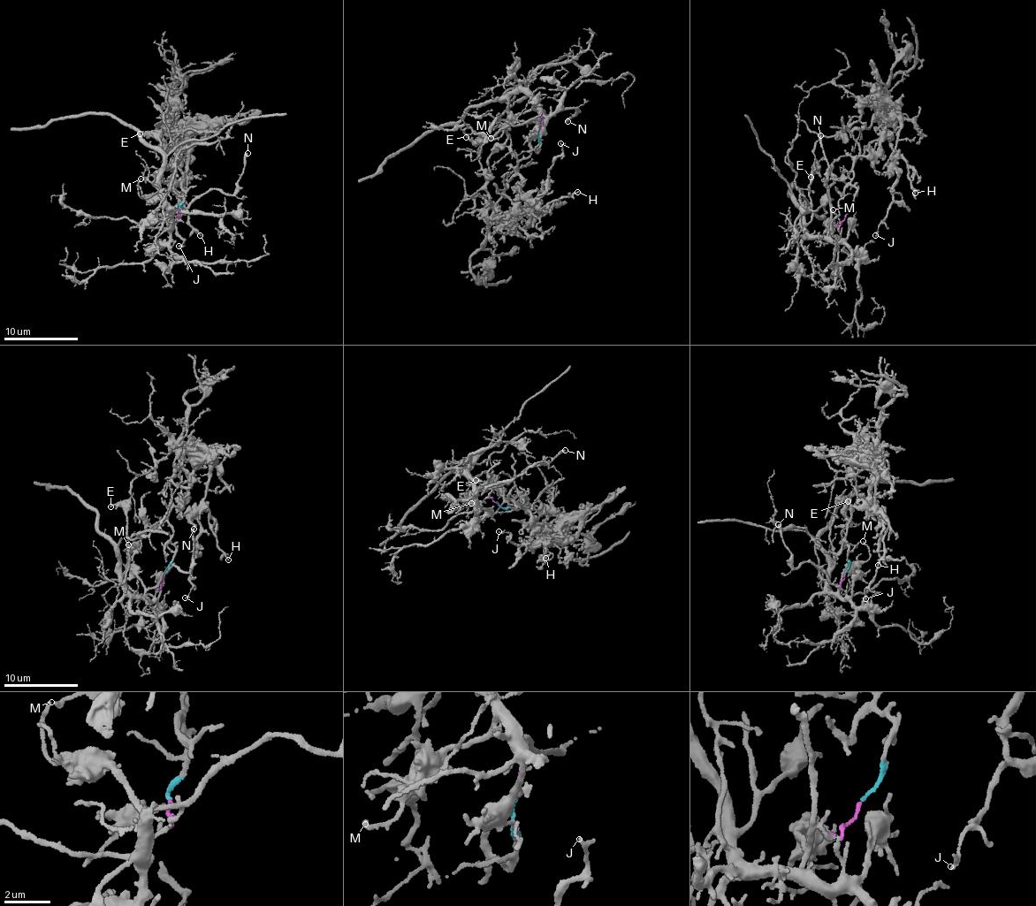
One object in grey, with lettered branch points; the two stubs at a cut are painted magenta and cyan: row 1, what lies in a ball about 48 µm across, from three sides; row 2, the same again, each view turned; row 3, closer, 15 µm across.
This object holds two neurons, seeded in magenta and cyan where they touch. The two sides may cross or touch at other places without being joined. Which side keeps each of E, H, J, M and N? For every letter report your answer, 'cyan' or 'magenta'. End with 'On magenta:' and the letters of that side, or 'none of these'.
E: magenta
H: cyan
J: cyan
M: magenta
N: magenta
On magenta: E, M, N

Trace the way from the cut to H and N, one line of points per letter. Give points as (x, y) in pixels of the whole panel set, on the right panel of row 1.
H: (847, 213), (856, 194), (850, 182), (853, 163), (864, 156), (891, 162), (899, 157), (906, 163), (914, 193)
N: (847, 215), (835, 225), (826, 187), (826, 164), (819, 134)

